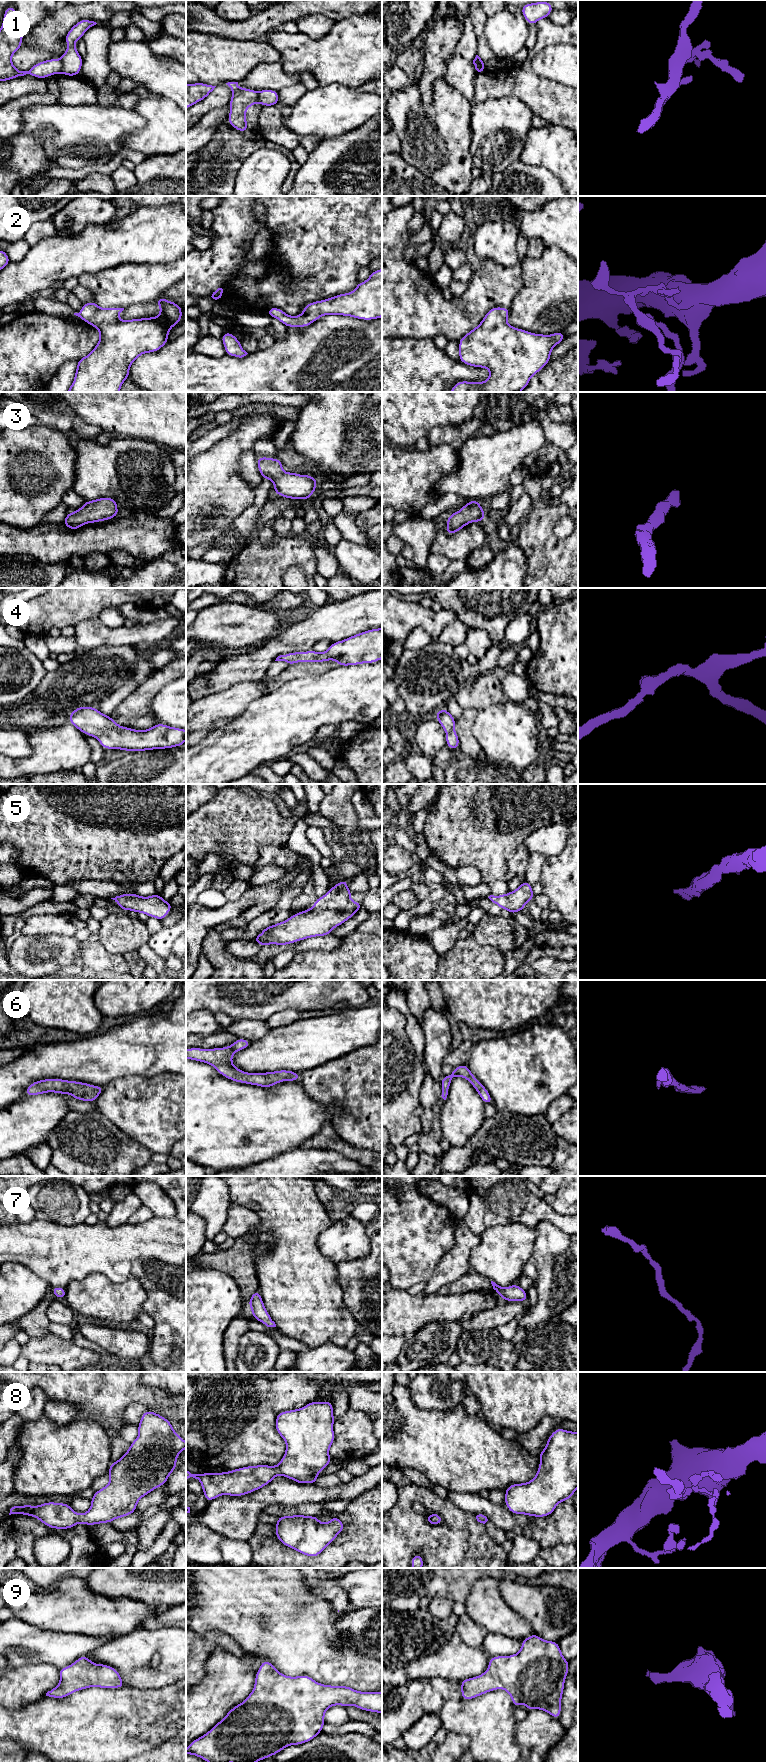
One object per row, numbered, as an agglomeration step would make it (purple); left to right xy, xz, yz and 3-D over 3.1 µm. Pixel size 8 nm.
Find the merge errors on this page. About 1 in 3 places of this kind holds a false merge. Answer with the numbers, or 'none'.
1

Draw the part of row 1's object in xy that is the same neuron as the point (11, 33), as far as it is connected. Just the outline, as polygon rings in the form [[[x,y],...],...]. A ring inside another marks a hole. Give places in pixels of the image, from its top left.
[[[13,6],[4,11],[0,28],[0,82],[26,74],[44,79],[62,72],[61,59],[48,59],[33,65],[28,71],[17,70],[12,63],[12,55],[21,48],[24,31],[18,21],[18,13]]]

